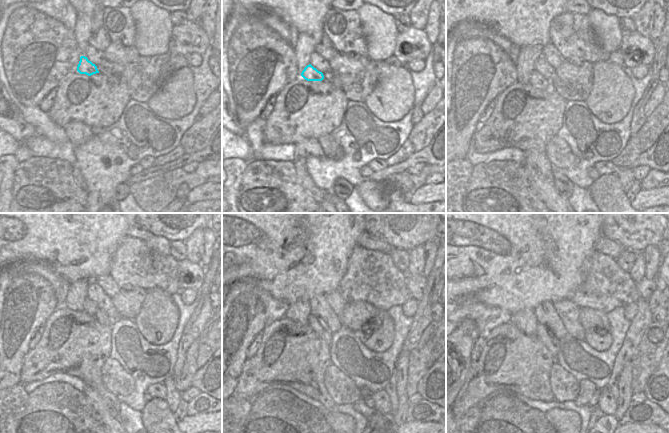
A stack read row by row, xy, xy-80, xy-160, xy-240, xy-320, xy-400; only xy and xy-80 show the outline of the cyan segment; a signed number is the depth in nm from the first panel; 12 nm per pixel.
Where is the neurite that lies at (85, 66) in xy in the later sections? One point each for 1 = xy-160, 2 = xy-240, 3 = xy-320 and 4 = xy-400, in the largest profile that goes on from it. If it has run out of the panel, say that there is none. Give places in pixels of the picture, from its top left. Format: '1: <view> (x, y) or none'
1: xy-160 (537, 80)
2: xy-240 (90, 307)
3: xy-320 (318, 325)
4: xy-400 (543, 333)

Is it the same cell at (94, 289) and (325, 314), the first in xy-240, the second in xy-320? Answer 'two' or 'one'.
one

